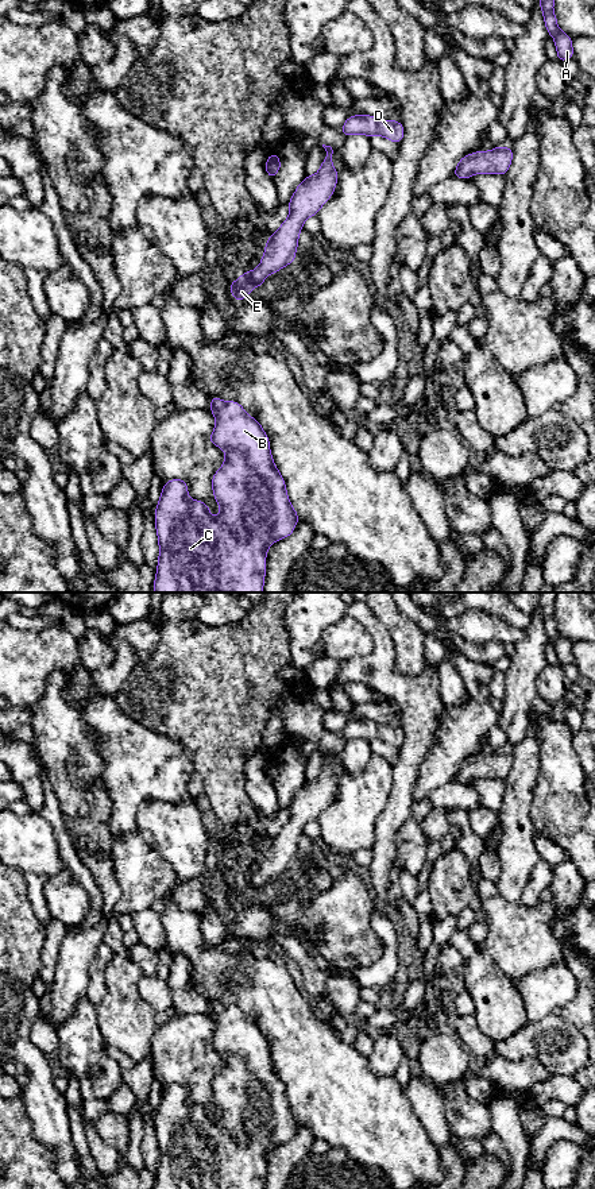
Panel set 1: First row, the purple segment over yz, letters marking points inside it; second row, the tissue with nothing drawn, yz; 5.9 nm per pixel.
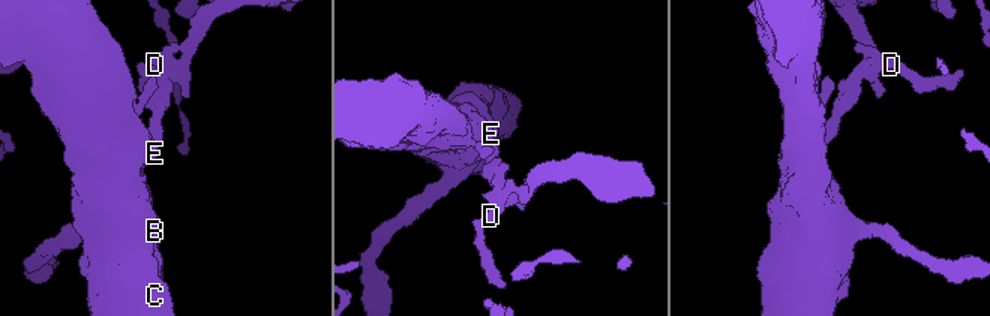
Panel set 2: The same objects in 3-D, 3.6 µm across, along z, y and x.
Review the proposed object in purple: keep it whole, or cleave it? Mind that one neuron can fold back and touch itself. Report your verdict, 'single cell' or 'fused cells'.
single cell

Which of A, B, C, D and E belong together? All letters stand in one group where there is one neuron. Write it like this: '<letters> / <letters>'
A B C D E

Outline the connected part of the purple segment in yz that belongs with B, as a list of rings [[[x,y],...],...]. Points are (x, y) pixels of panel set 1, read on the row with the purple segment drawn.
[[[217,397],[209,399],[209,410],[216,417],[209,441],[225,452],[221,468],[212,478],[220,514],[212,517],[205,502],[192,499],[185,480],[171,479],[163,485],[154,514],[159,544],[154,592],[263,592],[267,551],[273,543],[289,537],[300,520],[271,458],[270,440],[262,425],[236,401],[224,402]]]

